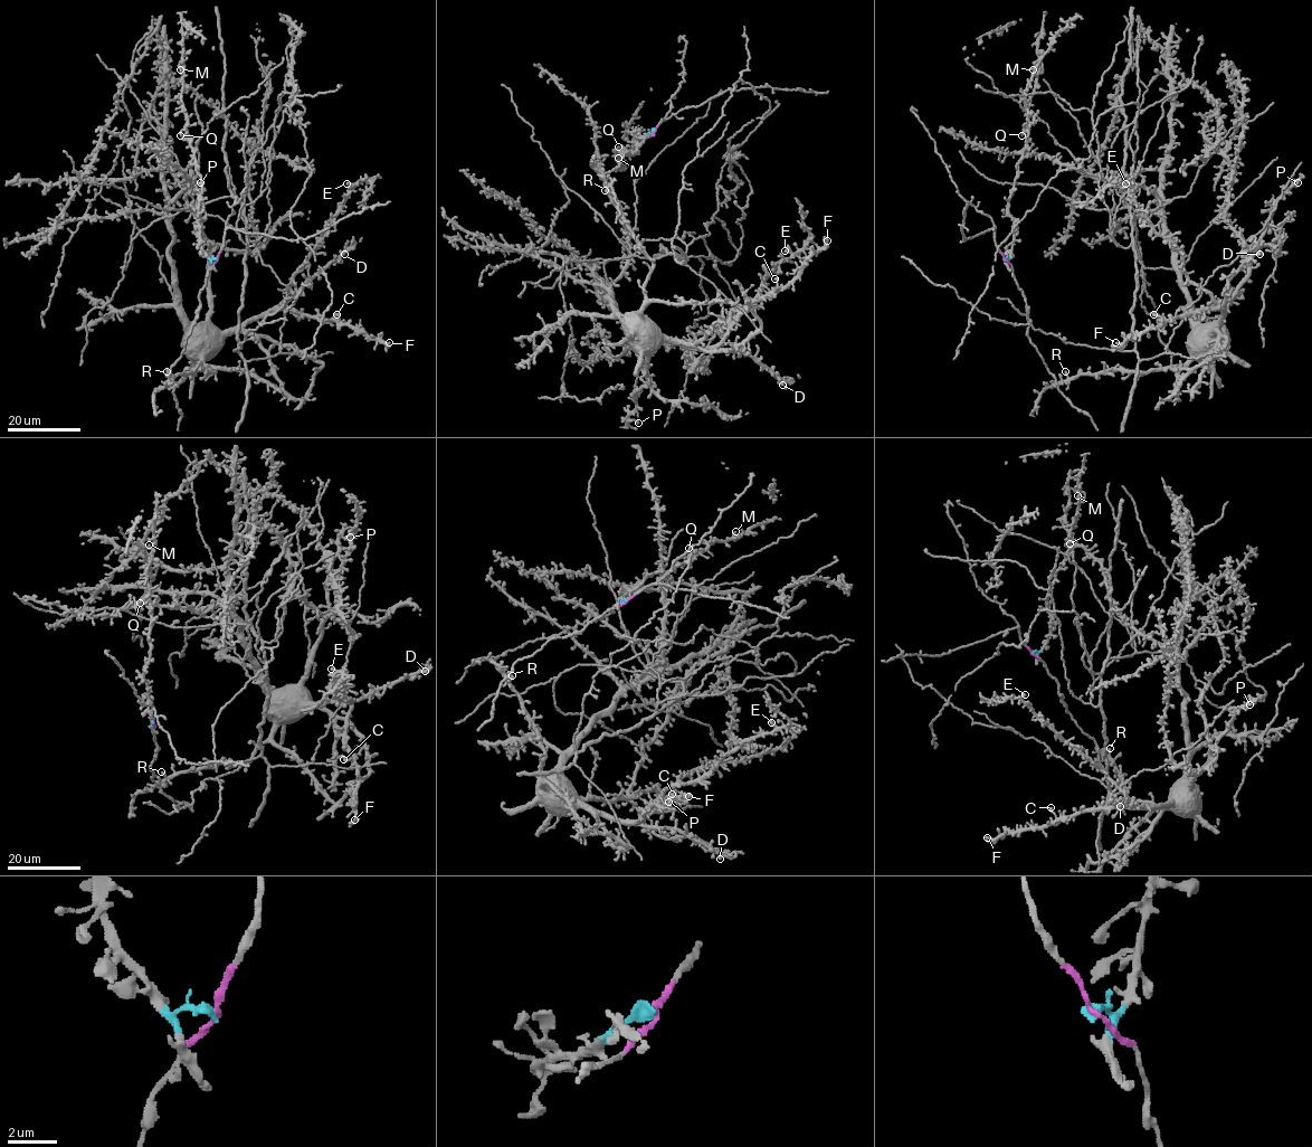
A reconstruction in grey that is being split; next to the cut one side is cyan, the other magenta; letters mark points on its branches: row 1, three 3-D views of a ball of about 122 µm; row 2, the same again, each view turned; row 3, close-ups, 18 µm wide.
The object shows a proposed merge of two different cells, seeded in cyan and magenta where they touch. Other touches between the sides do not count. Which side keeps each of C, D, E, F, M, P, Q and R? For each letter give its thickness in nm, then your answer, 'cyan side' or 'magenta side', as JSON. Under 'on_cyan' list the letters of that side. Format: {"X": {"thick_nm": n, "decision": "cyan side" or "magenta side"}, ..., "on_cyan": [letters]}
{"C": {"thick_nm": 400, "decision": "magenta side"}, "D": {"thick_nm": 400, "decision": "magenta side"}, "E": {"thick_nm": 400, "decision": "magenta side"}, "F": {"thick_nm": 240, "decision": "magenta side"}, "M": {"thick_nm": 200, "decision": "cyan side"}, "P": {"thick_nm": 280, "decision": "magenta side"}, "Q": {"thick_nm": 340, "decision": "cyan side"}, "R": {"thick_nm": 400, "decision": "magenta side"}, "on_cyan": ["M", "Q"]}

